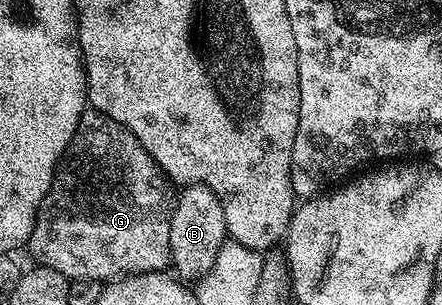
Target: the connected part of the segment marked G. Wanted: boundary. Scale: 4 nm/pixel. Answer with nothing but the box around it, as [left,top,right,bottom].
[28,109,175,281]

